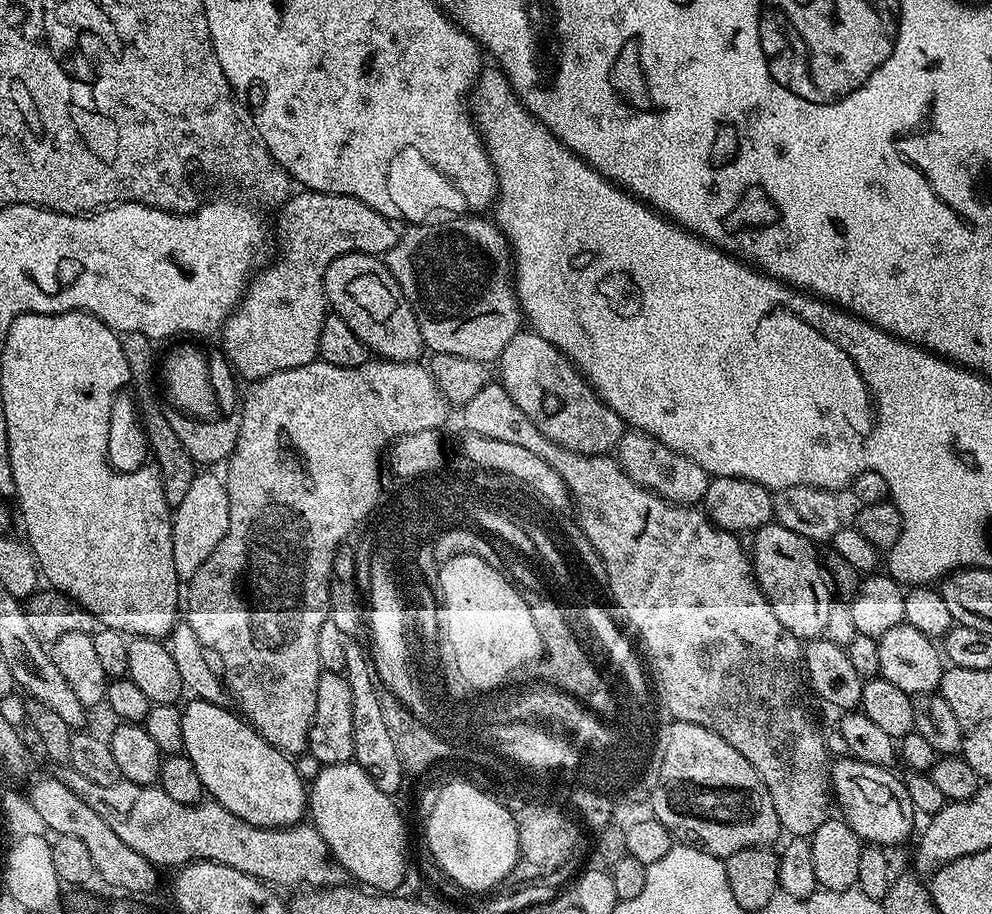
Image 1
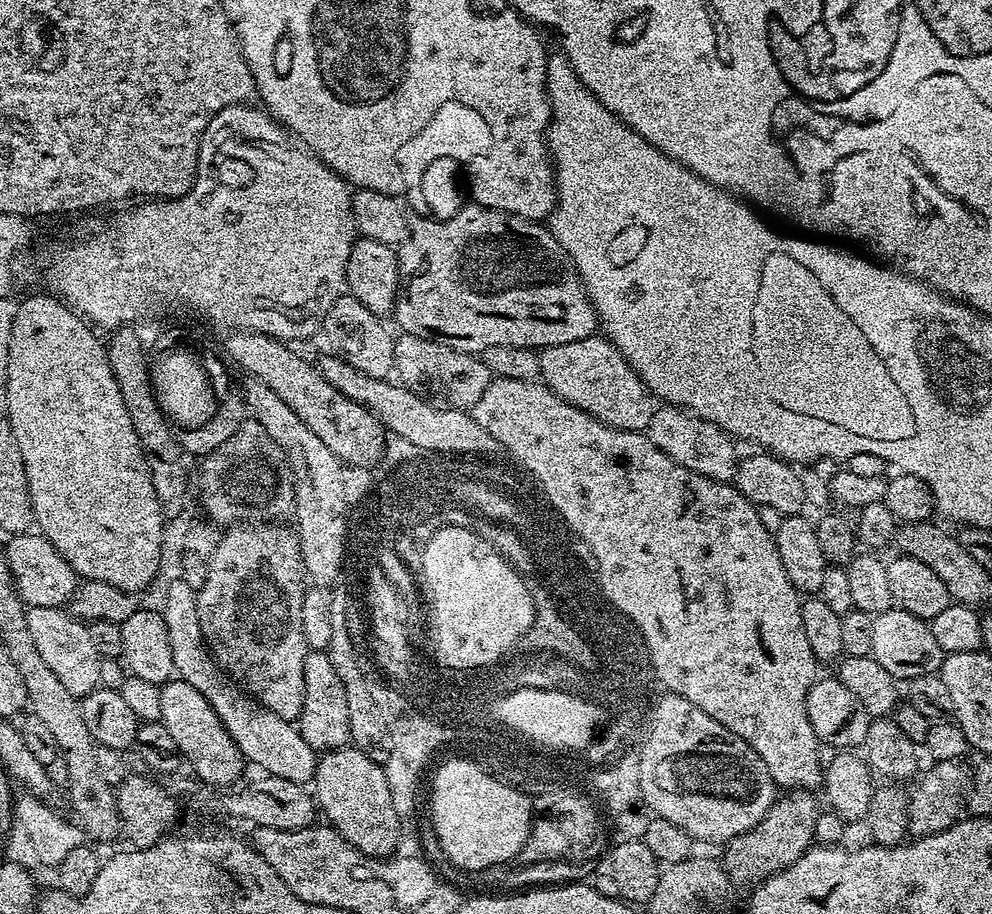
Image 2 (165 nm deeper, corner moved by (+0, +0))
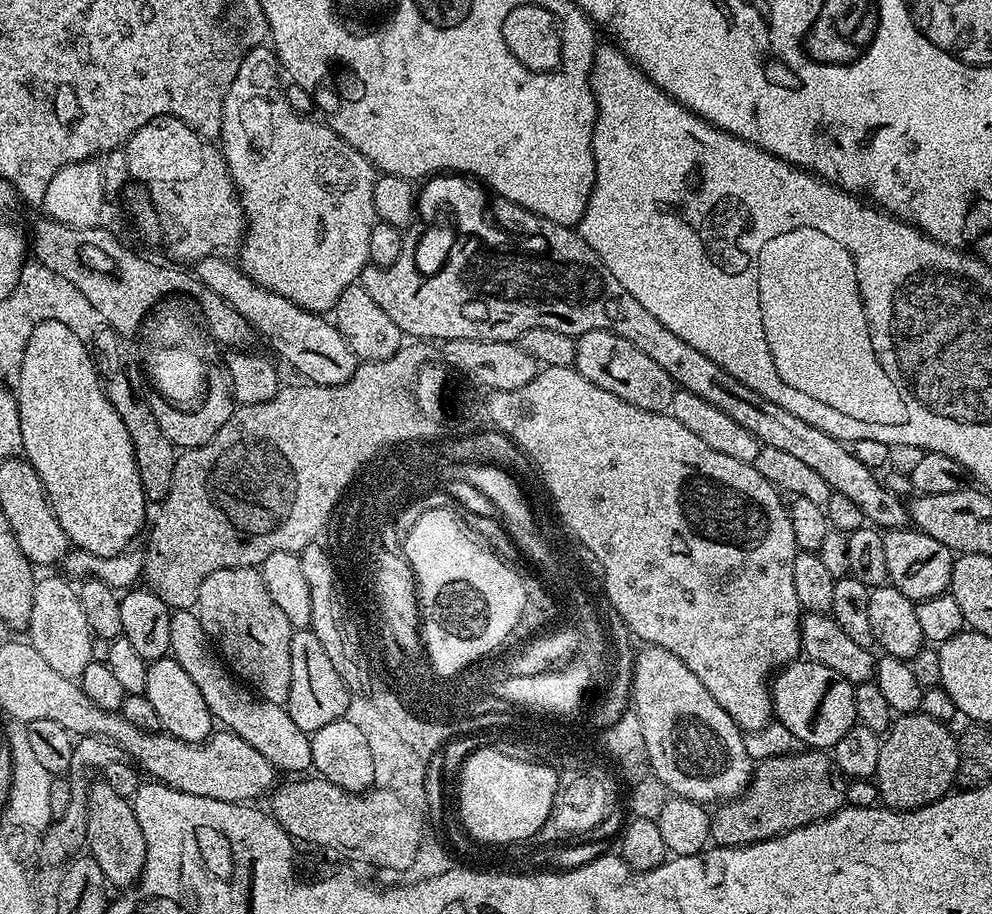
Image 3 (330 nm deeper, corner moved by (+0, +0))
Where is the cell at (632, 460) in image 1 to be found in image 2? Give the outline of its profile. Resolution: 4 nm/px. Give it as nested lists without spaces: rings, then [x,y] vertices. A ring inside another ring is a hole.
[[[660,406],[653,411],[647,433],[650,442],[662,454],[674,458],[678,466],[686,466],[686,470],[694,470],[694,474],[702,474],[711,480],[732,482],[736,478],[738,455],[733,437],[709,420],[703,420],[679,406]]]

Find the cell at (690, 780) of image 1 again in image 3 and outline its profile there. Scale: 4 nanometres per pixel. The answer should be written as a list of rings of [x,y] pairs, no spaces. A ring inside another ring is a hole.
[[[655,646],[641,649],[635,653],[631,703],[642,724],[651,775],[657,776],[671,795],[690,798],[705,806],[739,796],[751,782],[754,767],[754,761],[746,752],[745,733],[732,721],[730,714],[726,714],[726,710],[714,702],[710,690],[706,690],[706,686],[698,682],[698,677],[691,670],[686,670],[684,663],[674,658],[670,650]]]

